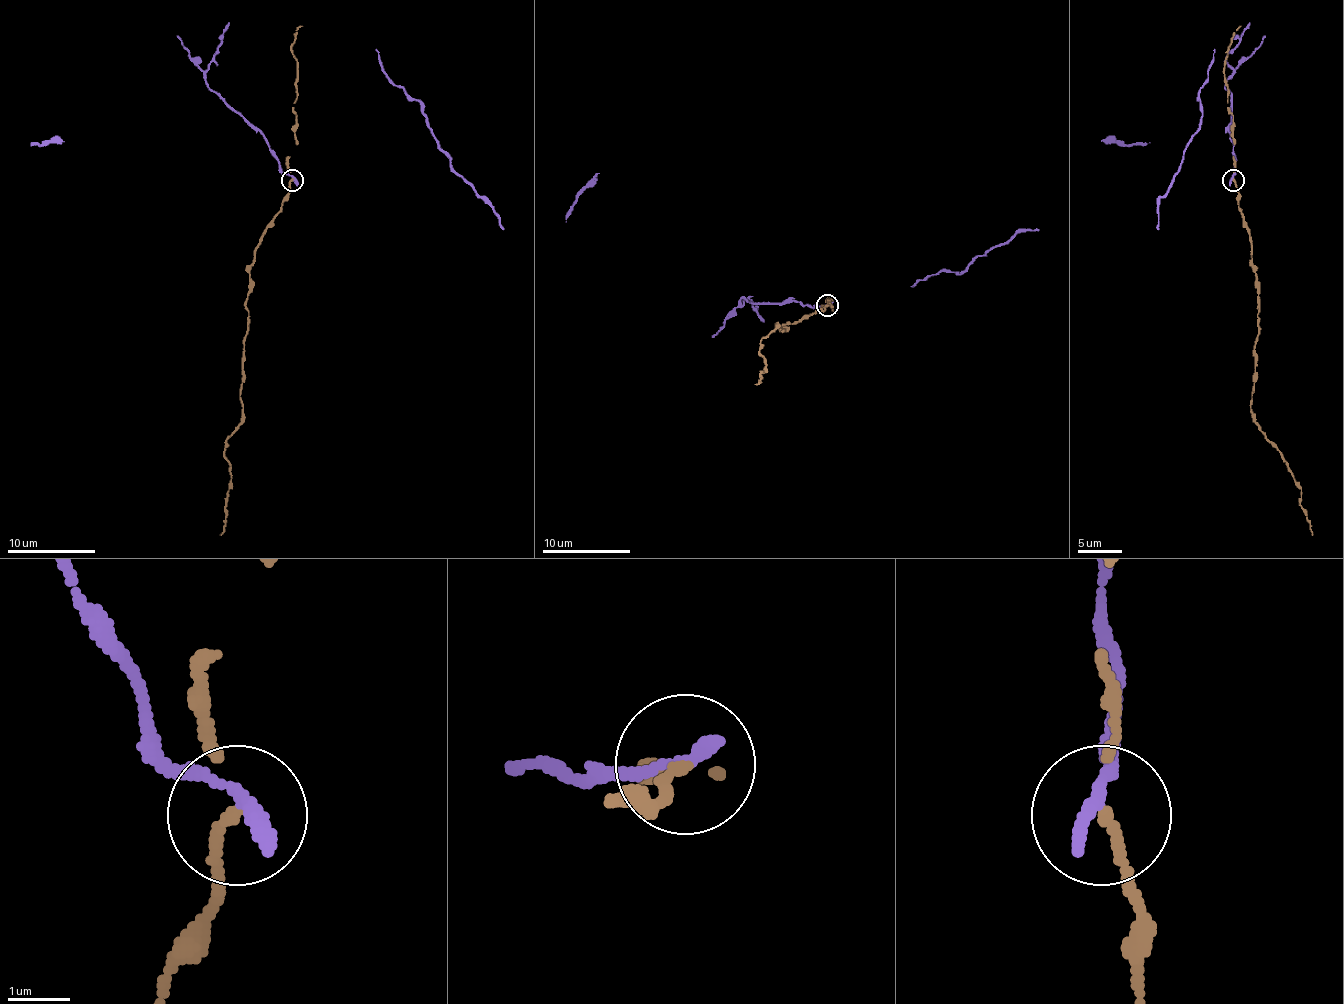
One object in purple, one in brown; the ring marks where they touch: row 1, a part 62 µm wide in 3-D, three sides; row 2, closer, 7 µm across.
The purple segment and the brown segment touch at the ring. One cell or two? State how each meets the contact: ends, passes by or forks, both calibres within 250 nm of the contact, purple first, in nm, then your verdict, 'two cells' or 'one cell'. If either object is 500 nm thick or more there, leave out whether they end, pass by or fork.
purple ends; brown passes by; calibres 280 and 130 nm; two cells

